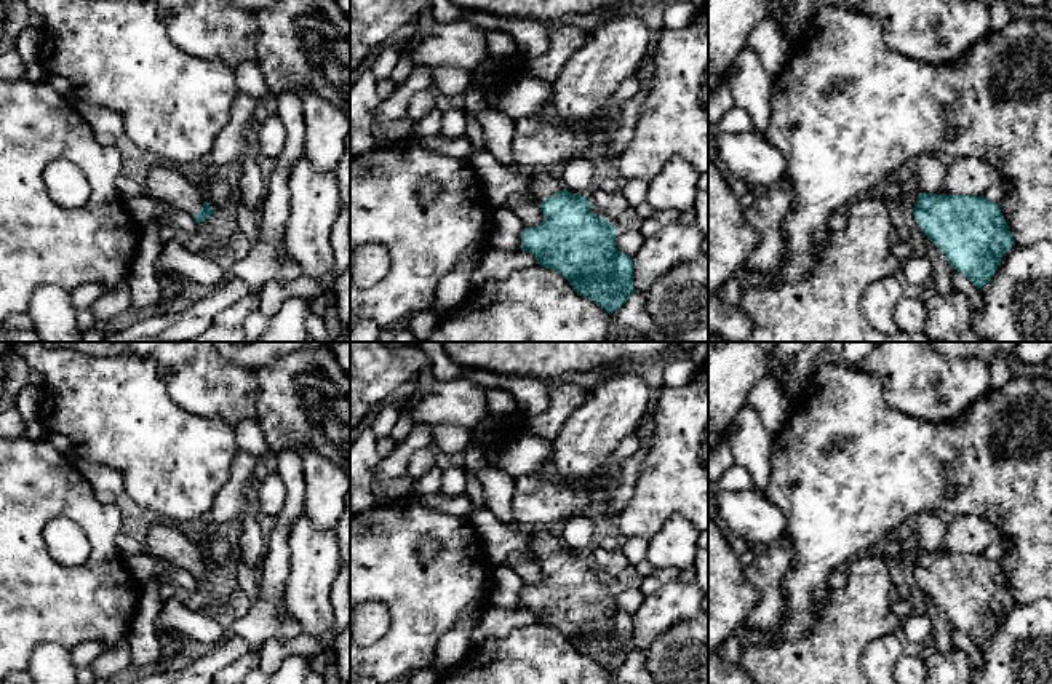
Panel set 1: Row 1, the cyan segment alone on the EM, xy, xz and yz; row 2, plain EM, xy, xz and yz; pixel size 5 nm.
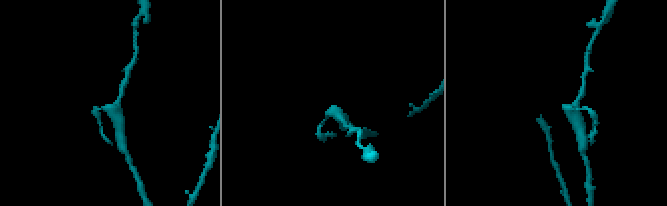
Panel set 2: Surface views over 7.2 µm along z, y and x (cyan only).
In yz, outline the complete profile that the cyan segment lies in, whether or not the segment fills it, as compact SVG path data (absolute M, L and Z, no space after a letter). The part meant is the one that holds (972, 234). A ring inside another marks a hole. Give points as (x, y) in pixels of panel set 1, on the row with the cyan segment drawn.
M932 195L905 198L921 232L977 289L996 273L1001 257L1015 246L999 203L983 195Z

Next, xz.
M532 174L526 198L539 203L544 222L526 227L521 251L556 270L572 289L608 313L633 294L633 260L616 248L616 229L590 209L590 201L564 189L561 179Z

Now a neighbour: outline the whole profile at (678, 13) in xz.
M670 0L663 14L663 29L678 30L687 27L697 10L692 0Z

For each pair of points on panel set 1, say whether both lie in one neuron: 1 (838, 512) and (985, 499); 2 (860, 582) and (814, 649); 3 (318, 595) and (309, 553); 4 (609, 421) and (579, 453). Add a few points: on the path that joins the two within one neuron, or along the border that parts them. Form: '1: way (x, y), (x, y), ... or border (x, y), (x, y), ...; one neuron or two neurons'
1: way (875, 501), (948, 501); one neuron
2: way (860, 598), (860, 603), (830, 633); one neuron
3: way (312, 585), (312, 563); one neuron
4: way (601, 429), (585, 445); one neuron

